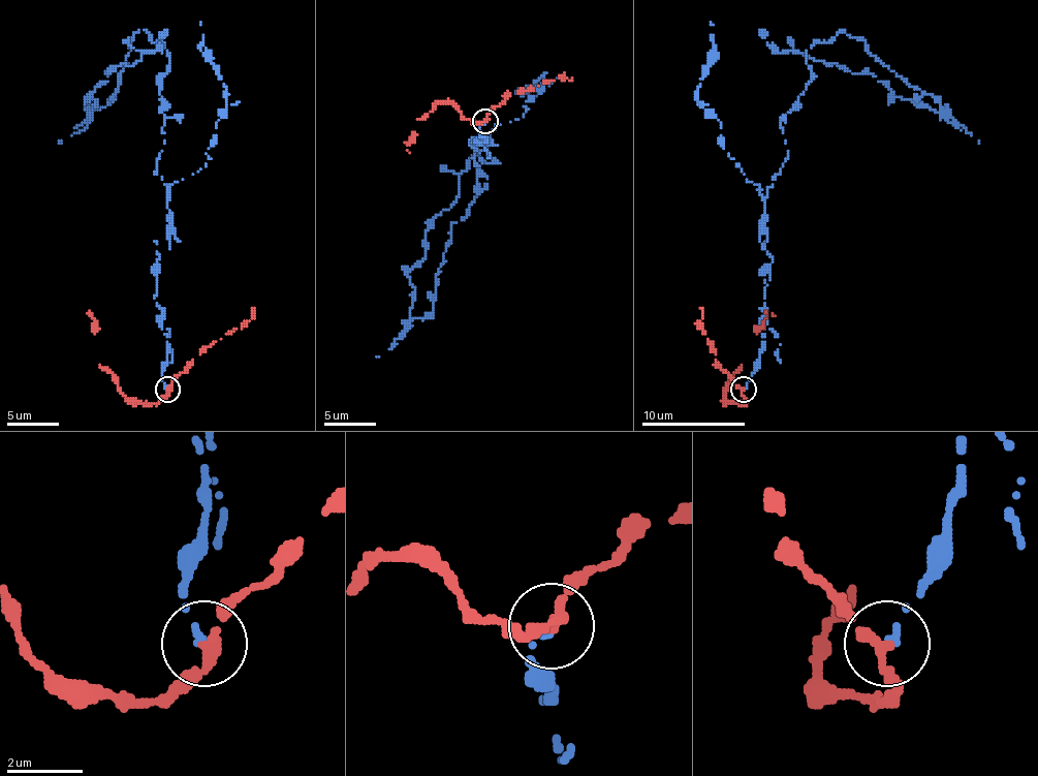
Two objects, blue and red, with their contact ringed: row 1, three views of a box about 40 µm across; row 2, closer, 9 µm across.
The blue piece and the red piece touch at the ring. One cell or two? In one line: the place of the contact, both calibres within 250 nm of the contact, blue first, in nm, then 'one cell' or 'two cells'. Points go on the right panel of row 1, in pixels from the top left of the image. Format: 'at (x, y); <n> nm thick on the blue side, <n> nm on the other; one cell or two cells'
at (743, 389); 180 nm thick on the blue side, 260 nm on the other; two cells

